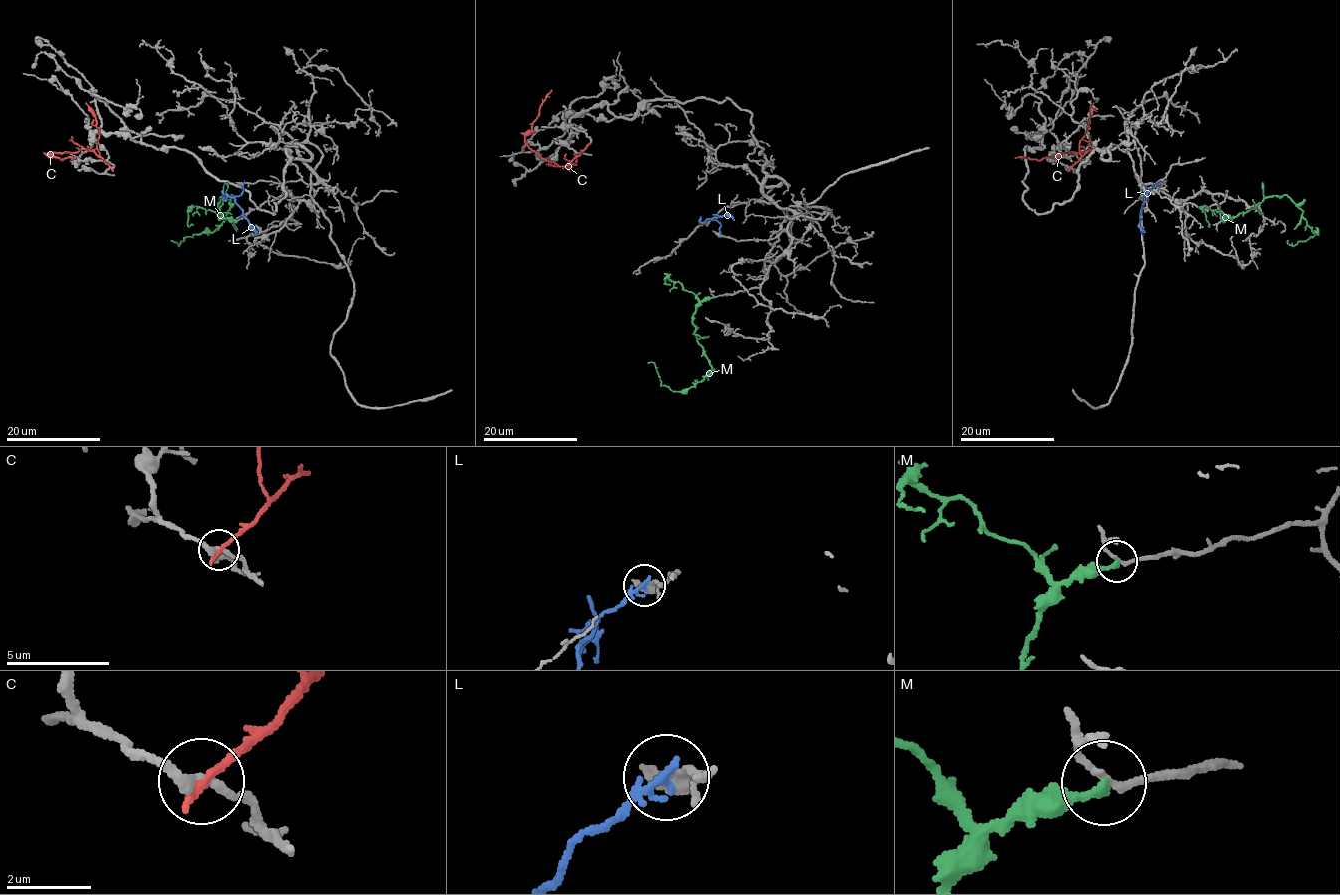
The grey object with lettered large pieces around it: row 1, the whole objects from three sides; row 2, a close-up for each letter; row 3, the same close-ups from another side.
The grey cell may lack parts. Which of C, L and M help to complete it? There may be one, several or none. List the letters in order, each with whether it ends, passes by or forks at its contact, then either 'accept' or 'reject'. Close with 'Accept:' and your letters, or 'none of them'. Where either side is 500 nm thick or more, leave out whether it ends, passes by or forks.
C: it ends; reject
L: it ends; reject
M: it ends; accept
Accept: M

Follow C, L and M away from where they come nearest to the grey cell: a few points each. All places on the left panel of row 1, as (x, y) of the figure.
C: (111, 168), (94, 151), (87, 149), (47, 152), (61, 161), (74, 158)
L: (243, 183), (243, 190), (235, 198), (235, 203), (255, 235)
M: (236, 220), (215, 212), (221, 197), (231, 195), (235, 203), (211, 232), (185, 237), (179, 245), (170, 240)

